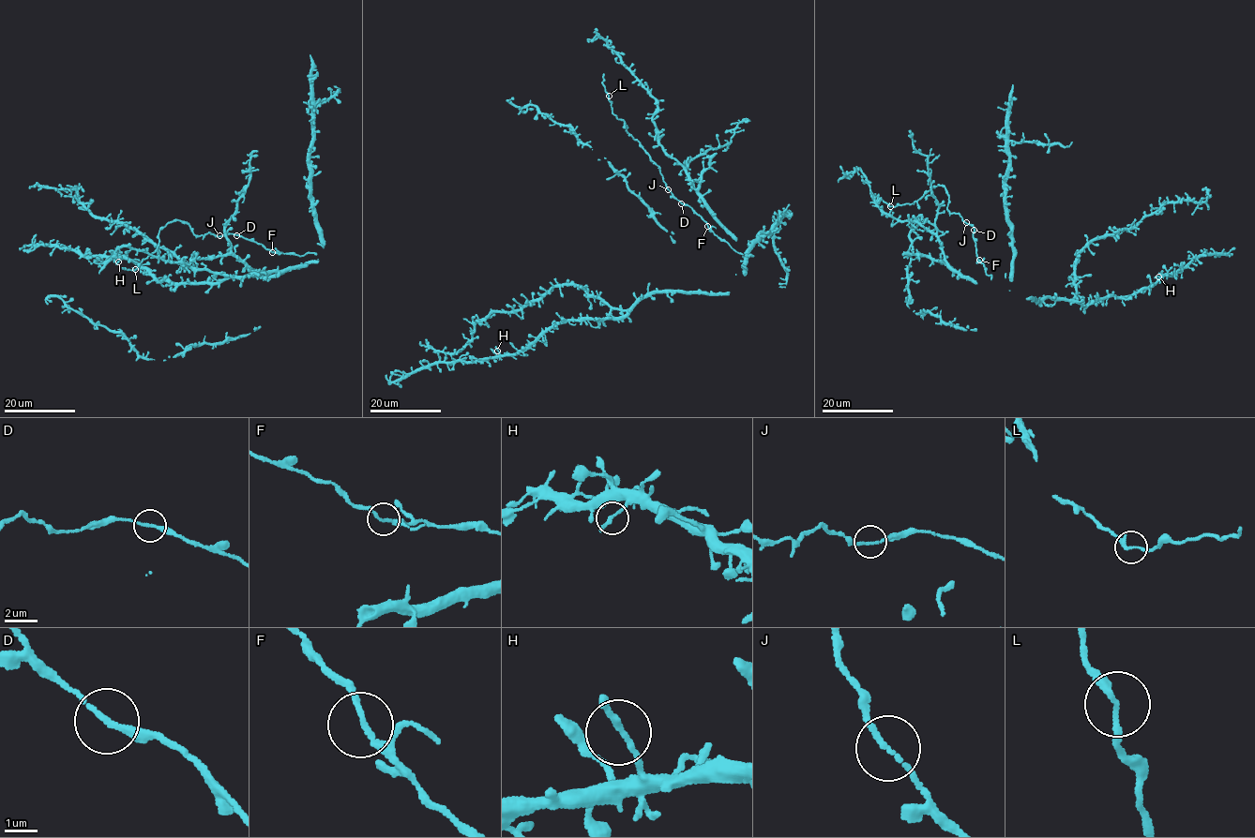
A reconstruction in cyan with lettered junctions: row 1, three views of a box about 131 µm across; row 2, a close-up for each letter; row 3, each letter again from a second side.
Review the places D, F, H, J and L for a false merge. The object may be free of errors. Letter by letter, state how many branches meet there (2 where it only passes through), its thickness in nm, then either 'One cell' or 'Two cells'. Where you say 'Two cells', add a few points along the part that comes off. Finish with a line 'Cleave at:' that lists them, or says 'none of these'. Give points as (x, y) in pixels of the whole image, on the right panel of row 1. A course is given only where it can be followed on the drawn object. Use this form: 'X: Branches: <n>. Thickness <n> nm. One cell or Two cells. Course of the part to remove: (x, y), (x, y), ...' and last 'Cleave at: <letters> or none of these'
D: Branches: 2. Thickness 170 nm. One cell
F: Branches: 3. Thickness 140 nm. One cell
H: Branches: 2. Thickness 170 nm. One cell
J: Branches: 2. Thickness 150 nm. One cell
L: Branches: 3. Thickness 150 nm. One cell
Cleave at: none of these

